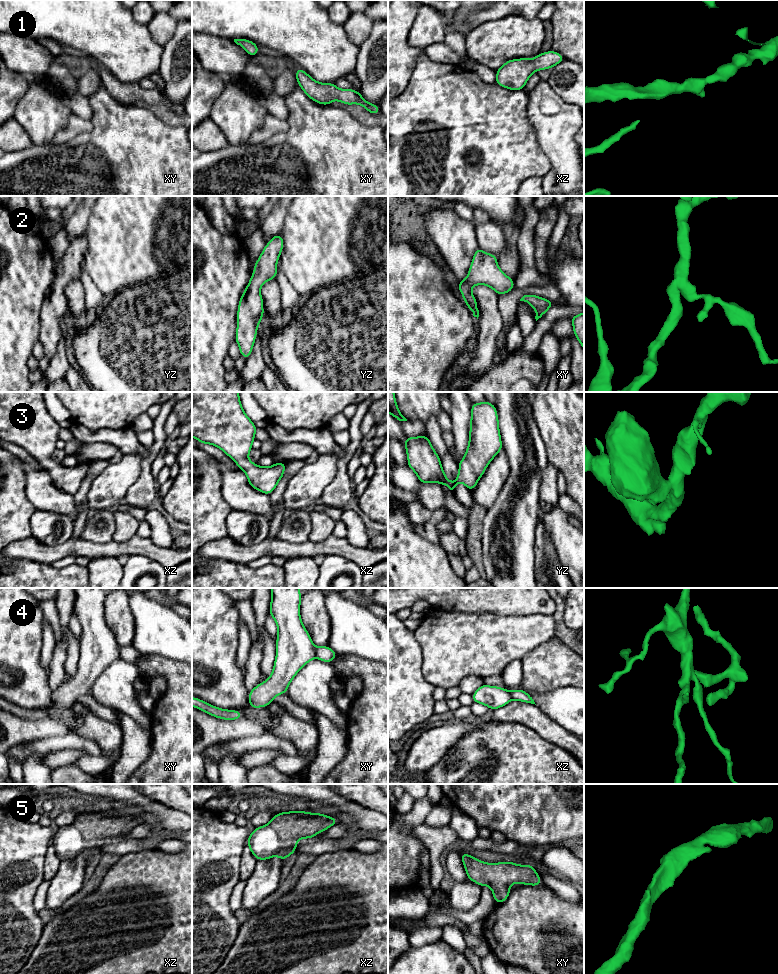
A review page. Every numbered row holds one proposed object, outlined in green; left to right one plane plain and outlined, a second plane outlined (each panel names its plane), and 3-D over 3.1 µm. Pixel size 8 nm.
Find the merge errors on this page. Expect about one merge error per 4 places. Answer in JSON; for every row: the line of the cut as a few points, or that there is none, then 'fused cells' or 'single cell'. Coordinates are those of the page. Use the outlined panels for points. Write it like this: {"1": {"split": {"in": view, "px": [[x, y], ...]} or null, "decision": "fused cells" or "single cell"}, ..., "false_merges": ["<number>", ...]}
{"1": {"split": null, "decision": "single cell"}, "2": {"split": null, "decision": "single cell"}, "3": {"split": null, "decision": "single cell"}, "4": {"split": {"in": "xy", "px": [[314, 647], [316, 656]]}, "decision": "fused cells"}, "5": {"split": null, "decision": "single cell"}, "false_merges": ["4"]}

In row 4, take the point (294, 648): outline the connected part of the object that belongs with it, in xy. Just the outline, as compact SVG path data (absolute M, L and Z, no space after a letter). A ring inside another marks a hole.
M271 588L272 599L269 613L276 622L278 635L276 640L276 658L270 677L249 691L249 707L261 708L272 704L273 699L285 694L295 675L316 657L311 636L300 617L302 595L299 588Z

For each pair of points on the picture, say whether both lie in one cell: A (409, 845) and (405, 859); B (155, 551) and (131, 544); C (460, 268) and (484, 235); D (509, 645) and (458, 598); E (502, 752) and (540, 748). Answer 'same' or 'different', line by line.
A: same
B: same
C: different
D: different
E: same

